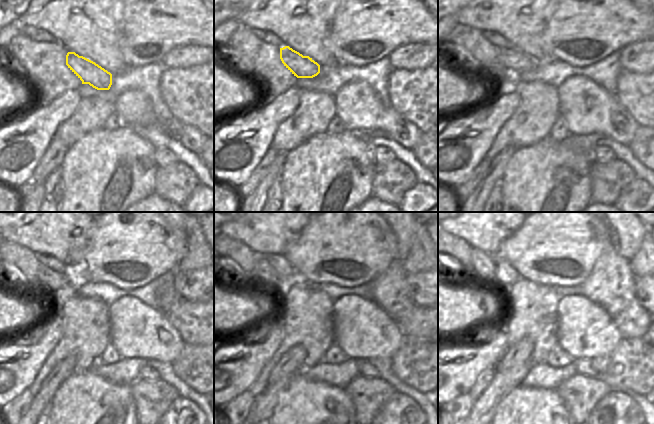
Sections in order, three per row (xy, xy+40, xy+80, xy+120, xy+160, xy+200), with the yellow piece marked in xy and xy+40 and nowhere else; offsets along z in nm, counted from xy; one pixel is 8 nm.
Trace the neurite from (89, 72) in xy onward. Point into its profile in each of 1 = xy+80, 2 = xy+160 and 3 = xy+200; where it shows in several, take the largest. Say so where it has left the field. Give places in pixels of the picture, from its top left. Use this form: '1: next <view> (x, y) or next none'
1: next xy+80 (514, 60)
2: next xy+160 (263, 272)
3: next xy+200 (482, 267)

